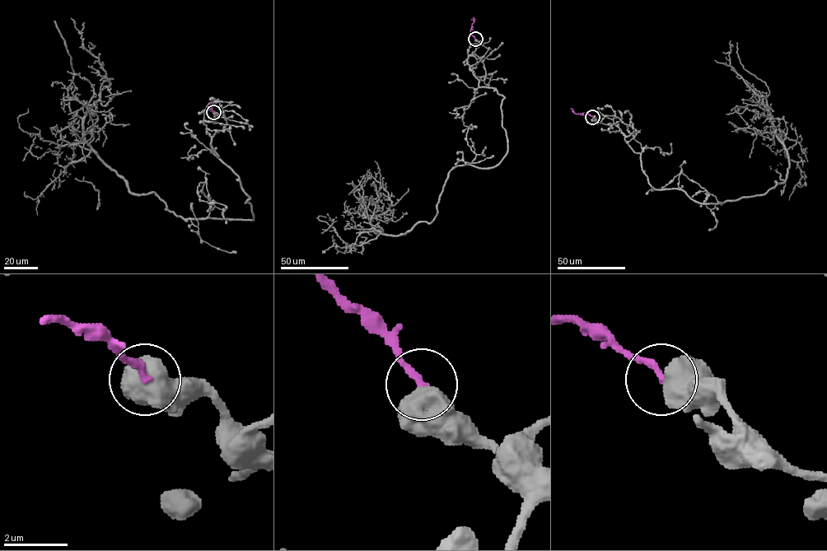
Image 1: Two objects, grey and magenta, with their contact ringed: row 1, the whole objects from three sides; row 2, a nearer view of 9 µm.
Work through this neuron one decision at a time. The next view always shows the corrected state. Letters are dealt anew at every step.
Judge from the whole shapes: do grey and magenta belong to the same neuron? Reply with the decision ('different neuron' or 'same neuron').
different neuron

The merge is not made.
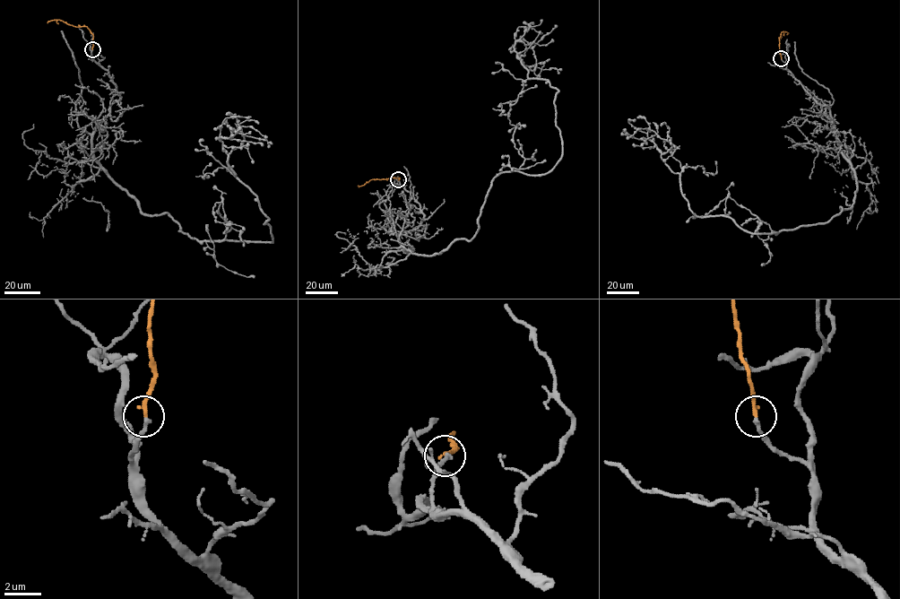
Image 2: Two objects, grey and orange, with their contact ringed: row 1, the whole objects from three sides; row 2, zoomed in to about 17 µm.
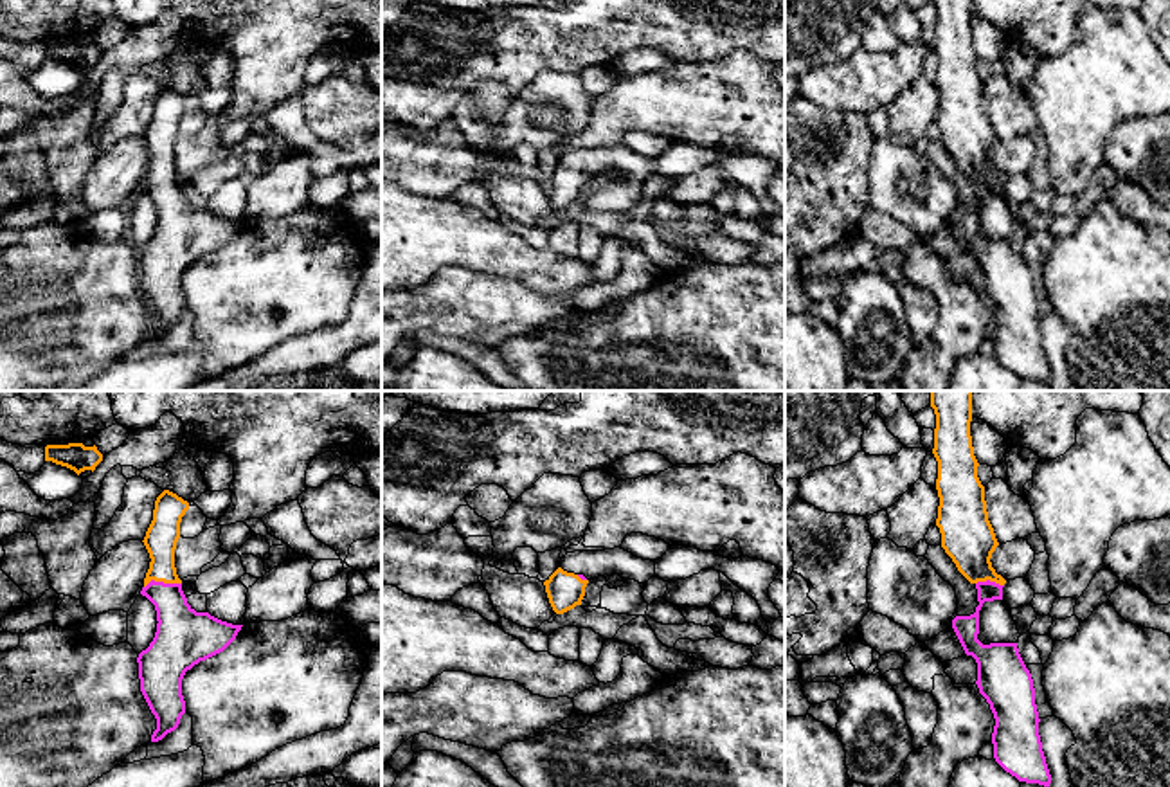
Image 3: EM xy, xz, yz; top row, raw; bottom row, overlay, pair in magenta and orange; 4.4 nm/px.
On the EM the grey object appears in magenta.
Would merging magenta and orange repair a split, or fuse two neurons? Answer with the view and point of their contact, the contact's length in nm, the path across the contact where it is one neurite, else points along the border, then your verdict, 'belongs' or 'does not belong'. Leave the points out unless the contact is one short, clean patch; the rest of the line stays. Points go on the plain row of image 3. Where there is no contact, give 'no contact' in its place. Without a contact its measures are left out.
meets magenta in xy at (162, 179); contact 170 nm long; runs through xy (182, 231), (162, 179), (161, 135); belongs

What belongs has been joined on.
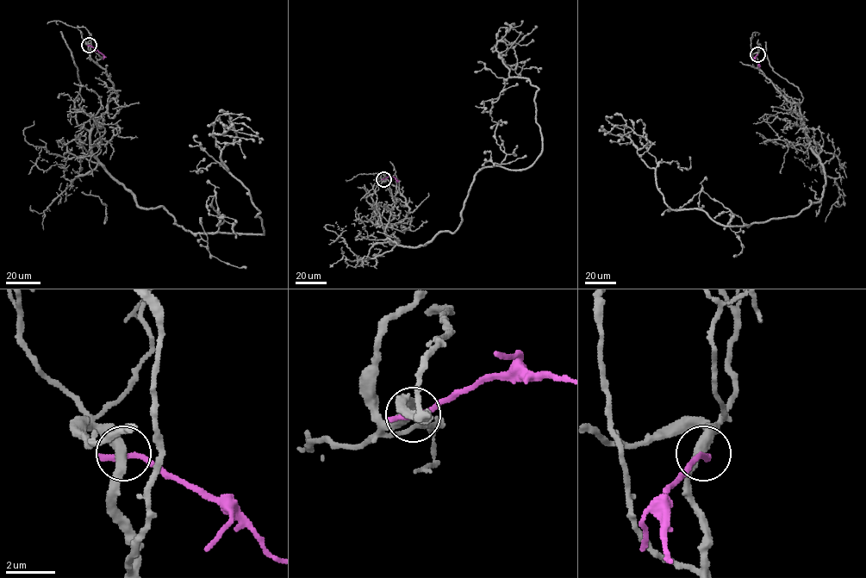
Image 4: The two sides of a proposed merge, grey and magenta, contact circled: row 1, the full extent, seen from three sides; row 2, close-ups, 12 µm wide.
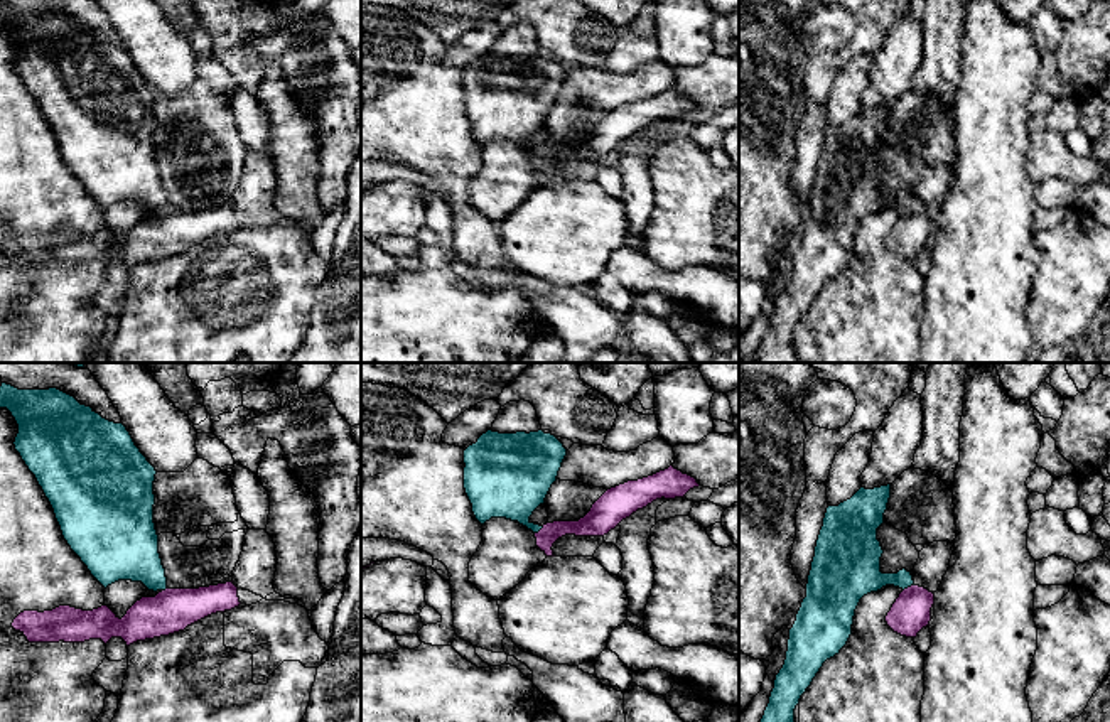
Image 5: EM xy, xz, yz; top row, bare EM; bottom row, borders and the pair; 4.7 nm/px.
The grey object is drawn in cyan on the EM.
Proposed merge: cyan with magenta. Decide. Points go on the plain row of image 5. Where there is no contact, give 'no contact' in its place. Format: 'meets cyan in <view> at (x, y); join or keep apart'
meets cyan in yz at (908, 208); keep apart

